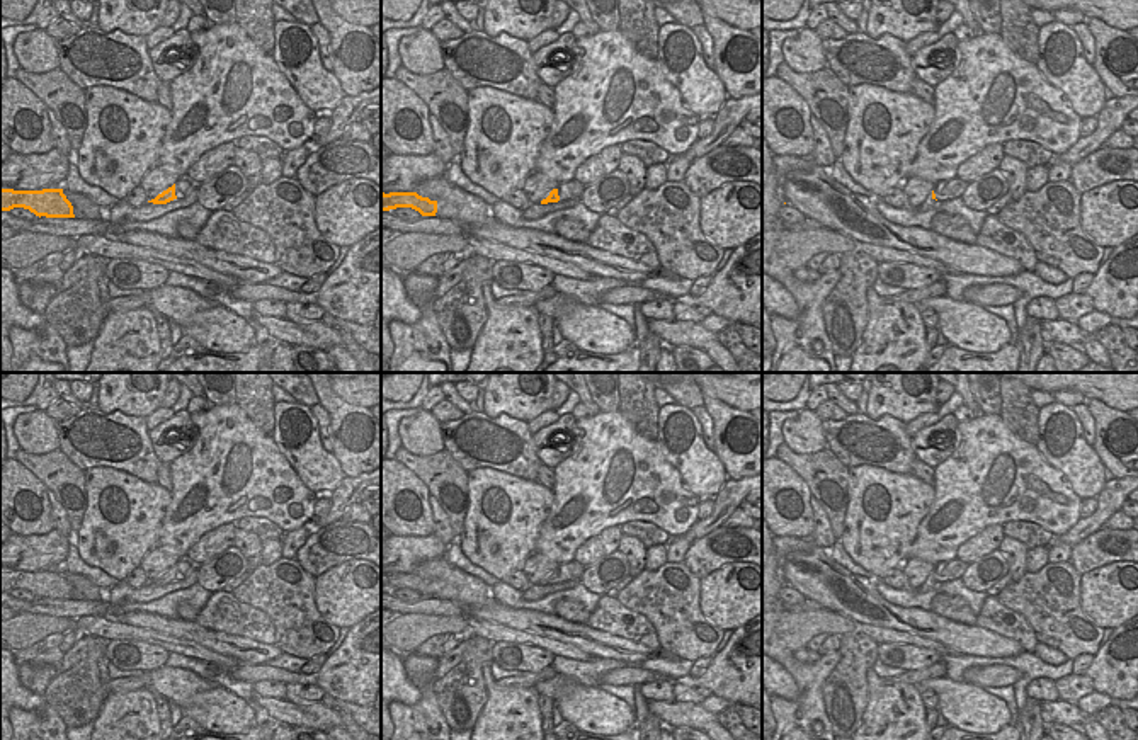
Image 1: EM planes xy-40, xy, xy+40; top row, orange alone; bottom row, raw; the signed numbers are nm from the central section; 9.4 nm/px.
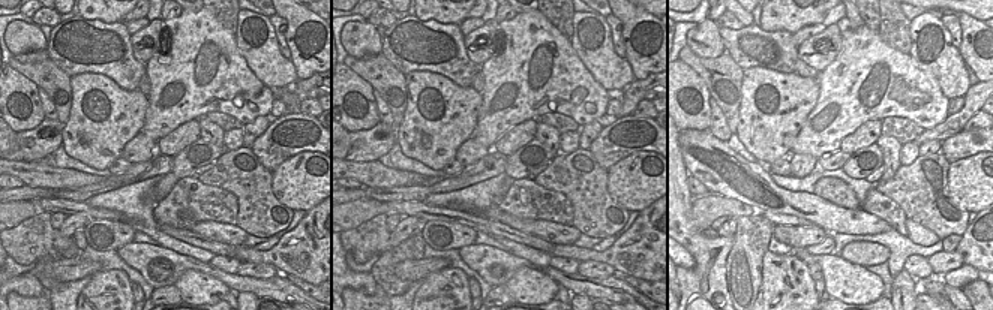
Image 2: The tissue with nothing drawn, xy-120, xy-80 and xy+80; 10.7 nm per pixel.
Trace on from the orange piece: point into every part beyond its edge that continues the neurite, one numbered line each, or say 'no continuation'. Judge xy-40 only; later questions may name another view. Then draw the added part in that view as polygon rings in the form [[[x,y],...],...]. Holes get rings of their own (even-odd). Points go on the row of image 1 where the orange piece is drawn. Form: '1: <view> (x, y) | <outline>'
1: xy-40 (182, 184) | [[[180,177],[177,182],[175,182],[175,196],[177,199],[182,199],[184,194],[187,192],[187,189],[192,185],[192,182],[185,177]]]

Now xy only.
1: xy (572, 189) | [[[572,179],[568,182],[558,184],[556,189],[558,189],[560,201],[566,201],[566,199],[580,199],[585,185]]]

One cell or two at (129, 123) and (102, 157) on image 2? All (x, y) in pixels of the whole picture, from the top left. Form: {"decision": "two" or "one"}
{"decision": "one"}

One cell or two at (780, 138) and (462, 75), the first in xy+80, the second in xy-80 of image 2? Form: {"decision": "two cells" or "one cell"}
{"decision": "two cells"}

